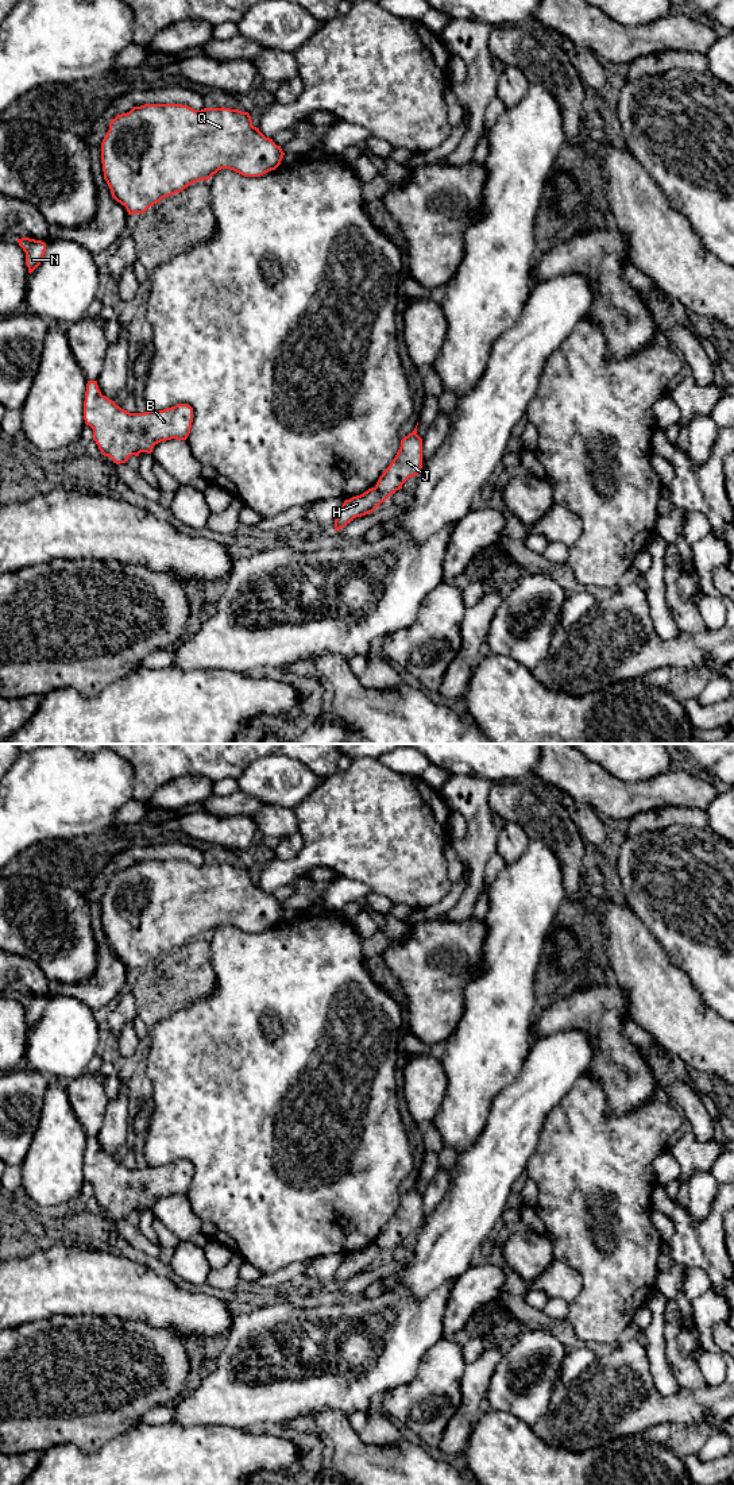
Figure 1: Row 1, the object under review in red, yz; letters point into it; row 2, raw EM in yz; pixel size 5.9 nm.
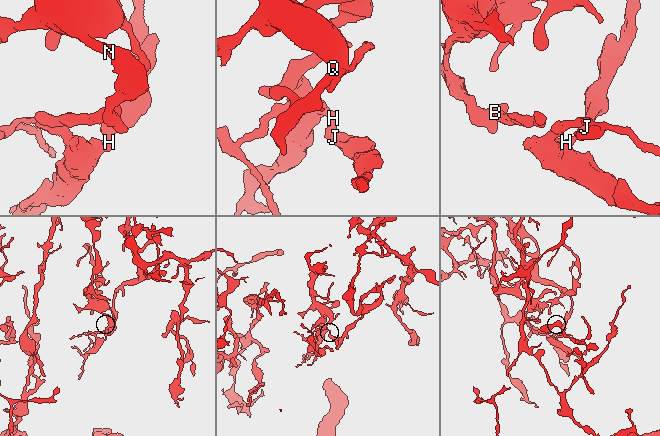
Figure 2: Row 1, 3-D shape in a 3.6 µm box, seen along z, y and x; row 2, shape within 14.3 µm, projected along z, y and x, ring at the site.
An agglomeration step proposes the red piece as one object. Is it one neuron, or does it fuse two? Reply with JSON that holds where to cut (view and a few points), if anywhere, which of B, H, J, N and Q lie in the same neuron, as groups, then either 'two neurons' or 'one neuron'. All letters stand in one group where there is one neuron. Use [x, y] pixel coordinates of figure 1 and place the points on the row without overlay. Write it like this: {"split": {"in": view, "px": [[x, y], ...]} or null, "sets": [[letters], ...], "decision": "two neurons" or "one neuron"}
{"split": {"in": "yz", "px": [[375, 1242], [385, 1256]]}, "sets": [["B", "J", "N", "Q"], ["H"]], "decision": "two neurons"}

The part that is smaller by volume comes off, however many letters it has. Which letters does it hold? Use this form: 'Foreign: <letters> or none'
Foreign: H

